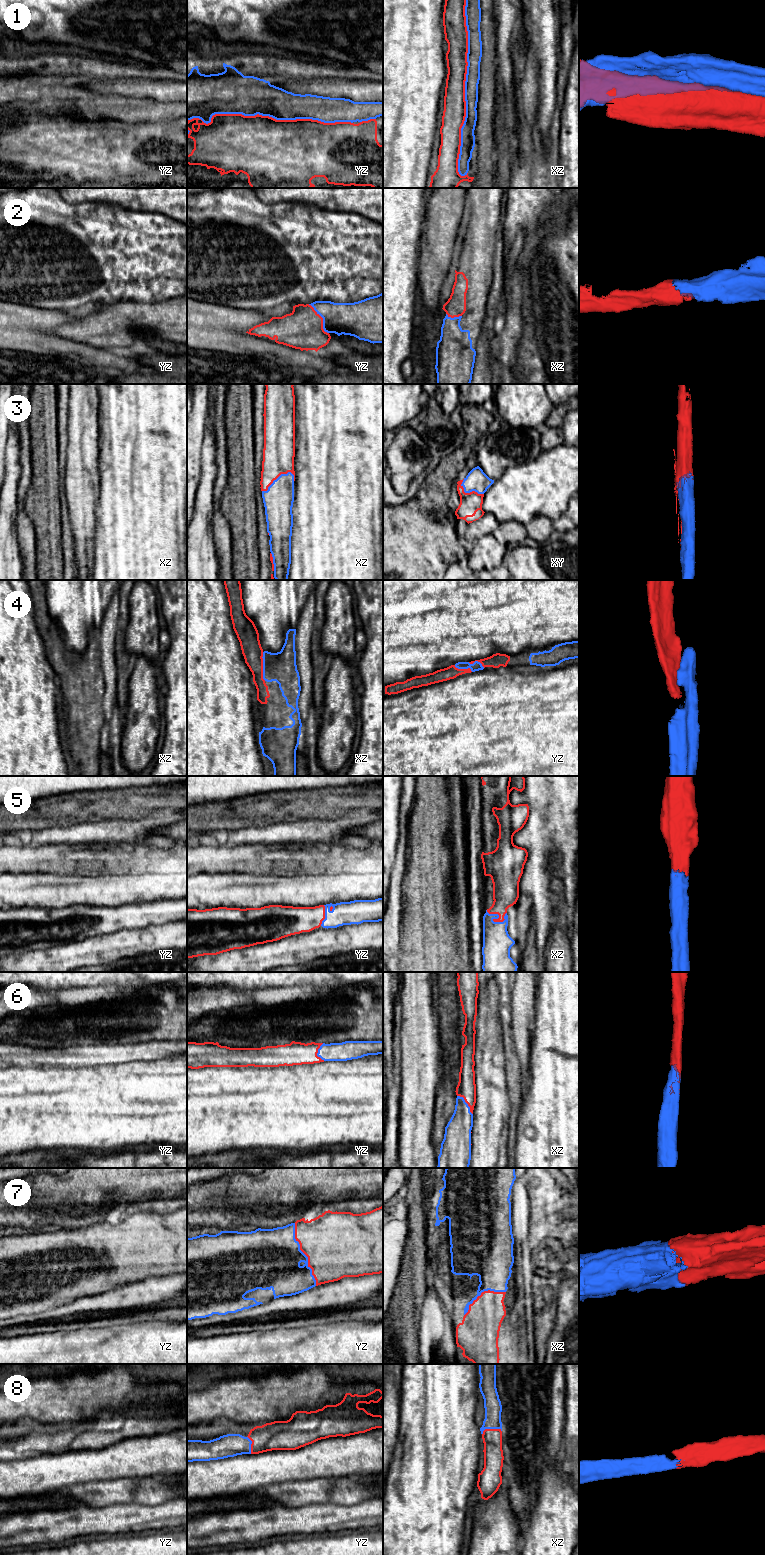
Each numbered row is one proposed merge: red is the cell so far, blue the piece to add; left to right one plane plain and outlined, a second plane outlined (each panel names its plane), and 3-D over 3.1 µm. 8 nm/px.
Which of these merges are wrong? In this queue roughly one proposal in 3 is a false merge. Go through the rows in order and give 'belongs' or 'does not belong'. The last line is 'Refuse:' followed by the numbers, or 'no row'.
1: does not belong
2: belongs
3: belongs
4: belongs
5: belongs
6: belongs
7: belongs
8: belongs
Refuse: 1

